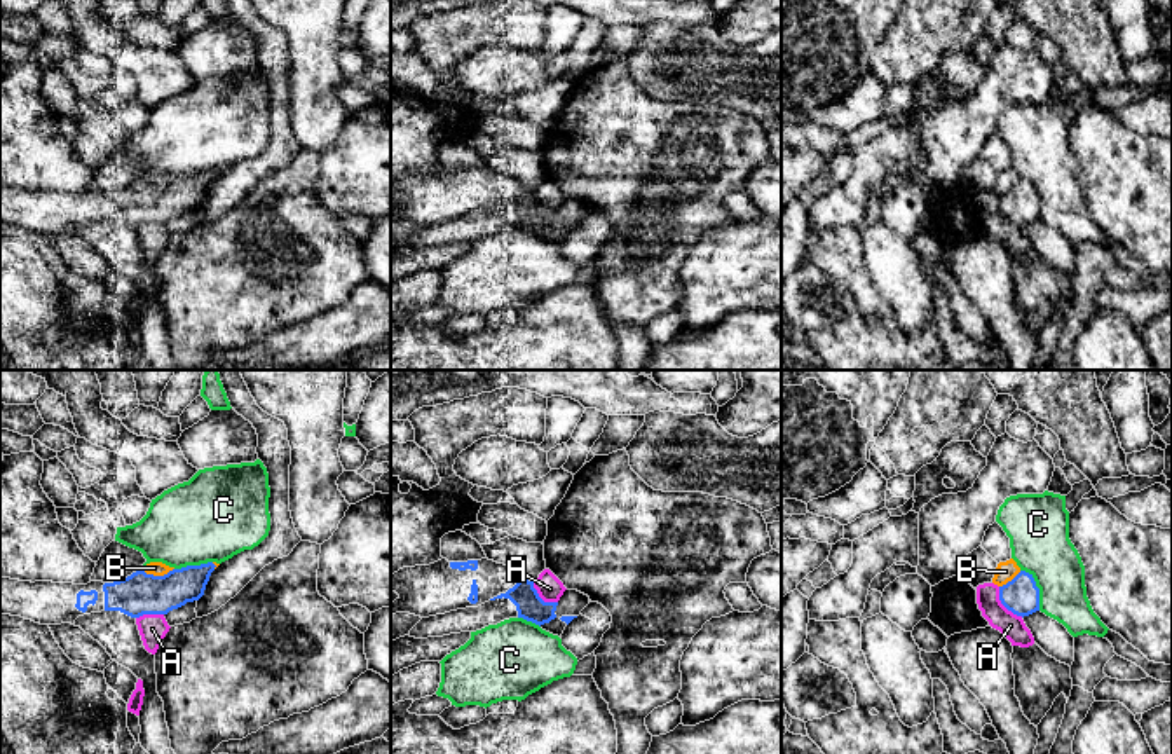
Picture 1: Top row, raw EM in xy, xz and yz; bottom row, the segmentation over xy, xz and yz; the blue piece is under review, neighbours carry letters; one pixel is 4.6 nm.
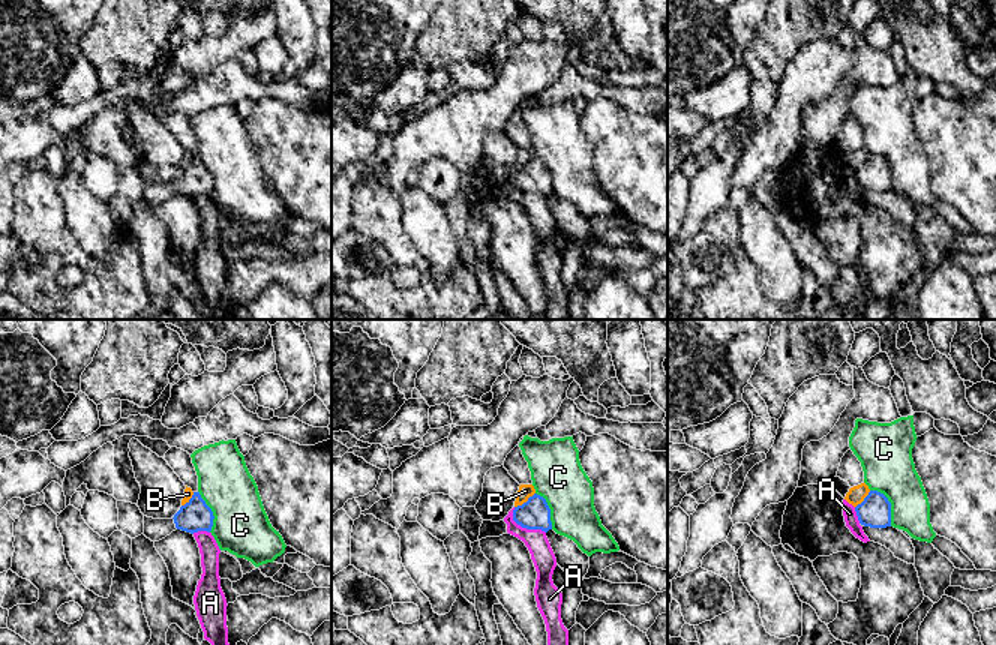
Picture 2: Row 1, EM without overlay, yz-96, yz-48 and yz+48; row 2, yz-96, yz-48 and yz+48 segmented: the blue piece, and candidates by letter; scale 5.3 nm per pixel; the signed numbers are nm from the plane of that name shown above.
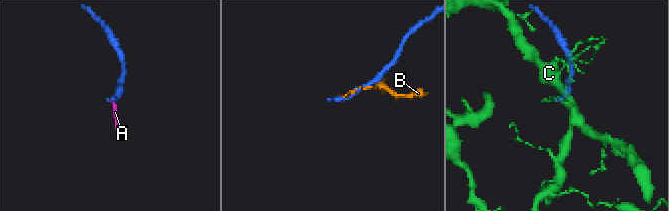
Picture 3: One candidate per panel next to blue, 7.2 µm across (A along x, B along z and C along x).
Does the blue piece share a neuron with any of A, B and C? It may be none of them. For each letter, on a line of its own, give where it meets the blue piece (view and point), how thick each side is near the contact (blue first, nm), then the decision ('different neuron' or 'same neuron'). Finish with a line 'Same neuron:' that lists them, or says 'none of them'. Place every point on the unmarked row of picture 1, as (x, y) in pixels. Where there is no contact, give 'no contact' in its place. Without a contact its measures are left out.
A: contact yz (1005, 215); calibres 170 and 110 nm; different neuron
B: contact xy (157, 185); calibres 190 and 60 nm; different neuron
C: contact yz (1038, 198); calibres 170 and 280 nm; different neuron
Same neuron: none of them

